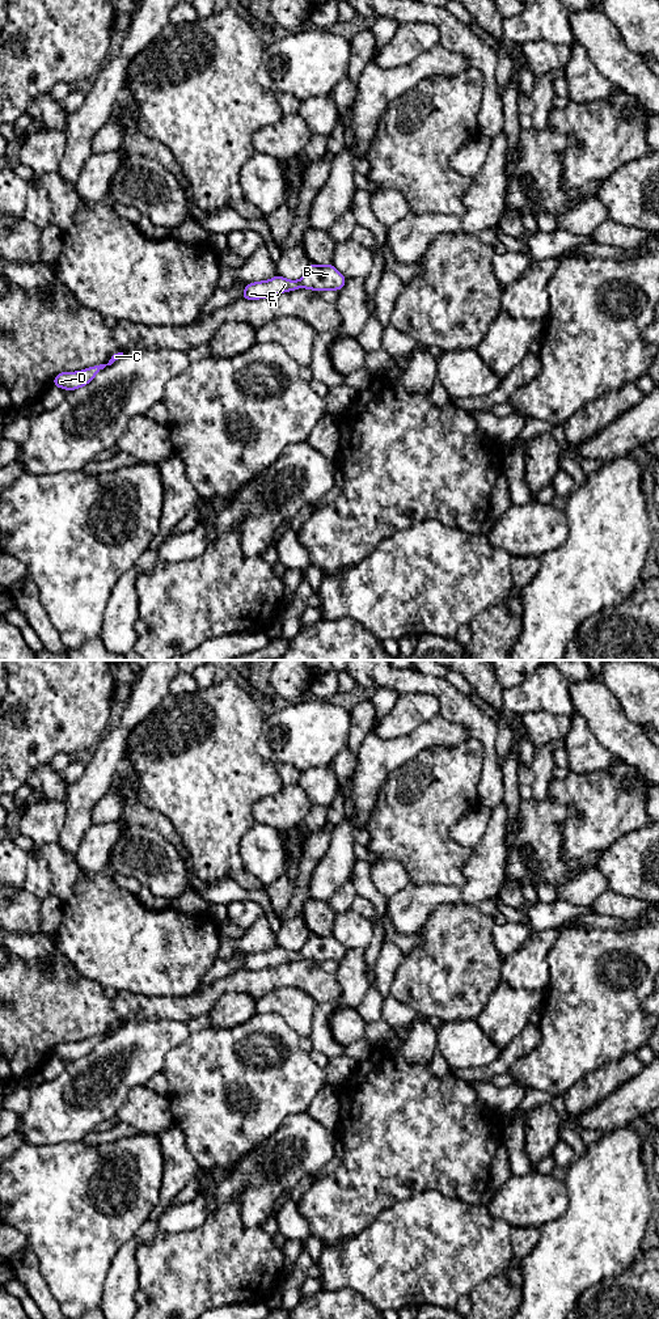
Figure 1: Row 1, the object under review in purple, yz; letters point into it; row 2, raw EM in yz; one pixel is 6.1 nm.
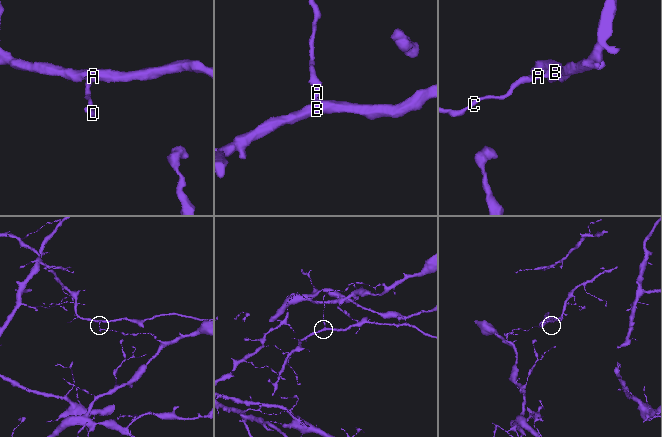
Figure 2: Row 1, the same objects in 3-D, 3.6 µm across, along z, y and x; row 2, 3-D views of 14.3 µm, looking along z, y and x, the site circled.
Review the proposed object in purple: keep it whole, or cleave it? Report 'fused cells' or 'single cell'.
fused cells

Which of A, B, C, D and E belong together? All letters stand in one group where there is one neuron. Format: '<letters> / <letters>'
A C D E / B

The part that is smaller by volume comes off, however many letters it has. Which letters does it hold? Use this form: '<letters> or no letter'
B

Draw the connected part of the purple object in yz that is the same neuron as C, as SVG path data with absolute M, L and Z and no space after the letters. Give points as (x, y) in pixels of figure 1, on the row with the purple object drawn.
M123 352L114 354L107 364L93 365L90 368L86 368L79 372L58 373L54 377L52 385L66 390L75 390L77 388L83 388L86 384L89 384L101 369L104 369L106 365L111 365L122 355Z

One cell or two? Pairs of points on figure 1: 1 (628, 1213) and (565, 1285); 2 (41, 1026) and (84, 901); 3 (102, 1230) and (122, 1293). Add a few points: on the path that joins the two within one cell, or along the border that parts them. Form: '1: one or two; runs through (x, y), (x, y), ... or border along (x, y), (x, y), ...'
1: one; runs through (609, 1231), (574, 1267)
2: two; border along (56, 931), (56, 948), (85, 977)
3: two; border along (131, 1238), (115, 1255), (104, 1292)

